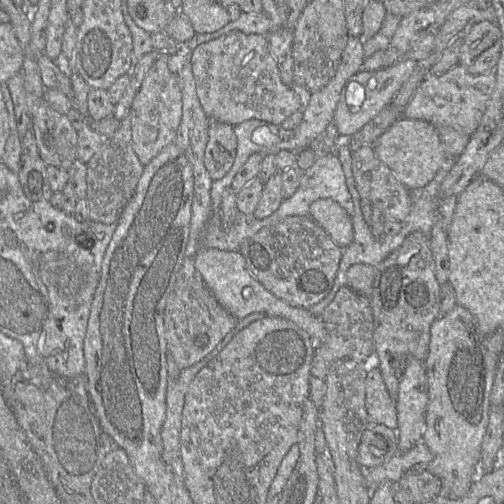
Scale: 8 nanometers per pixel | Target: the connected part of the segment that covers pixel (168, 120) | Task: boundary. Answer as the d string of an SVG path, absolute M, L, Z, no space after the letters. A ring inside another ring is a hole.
M159 53L160 56L147 71L129 111L132 147L143 166L175 142L182 117L182 94L176 76L167 65L169 53Z

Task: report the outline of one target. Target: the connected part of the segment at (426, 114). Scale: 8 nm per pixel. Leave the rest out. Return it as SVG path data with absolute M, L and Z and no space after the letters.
M458 64L442 75L429 73L415 91L402 117L423 120L435 127L449 126L472 136L480 125L496 85L495 72L473 75Z

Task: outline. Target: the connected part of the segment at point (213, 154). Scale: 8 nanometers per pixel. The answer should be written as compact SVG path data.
M211 120L205 149L205 167L213 181L222 179L231 169L237 149L234 126Z

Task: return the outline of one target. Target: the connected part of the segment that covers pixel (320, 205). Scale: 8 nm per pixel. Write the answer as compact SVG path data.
M329 198L318 199L310 205L309 214L340 248L352 243L352 219L337 202Z

